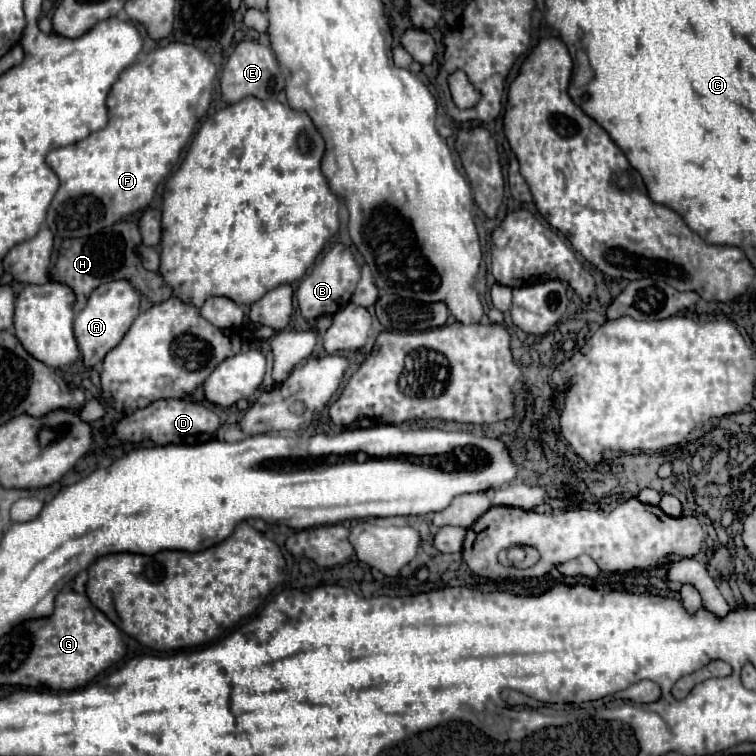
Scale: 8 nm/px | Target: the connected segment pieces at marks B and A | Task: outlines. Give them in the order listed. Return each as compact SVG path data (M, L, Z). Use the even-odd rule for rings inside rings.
M334 244L324 258L306 274L306 278L298 284L296 290L296 300L298 300L298 308L304 320L316 320L324 314L336 314L338 310L344 308L344 304L350 302L354 288L360 280L360 268L350 252L350 248L346 248L344 244Z
M116 280L110 284L102 284L102 288L96 288L90 294L86 308L74 318L74 336L84 366L94 368L98 362L102 362L104 356L120 344L138 312L140 312L140 296L126 280Z

